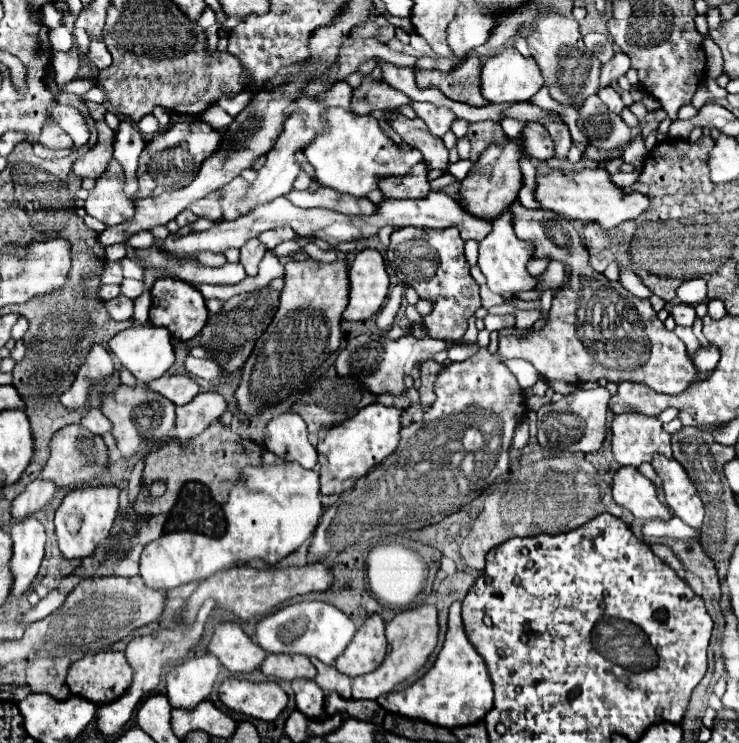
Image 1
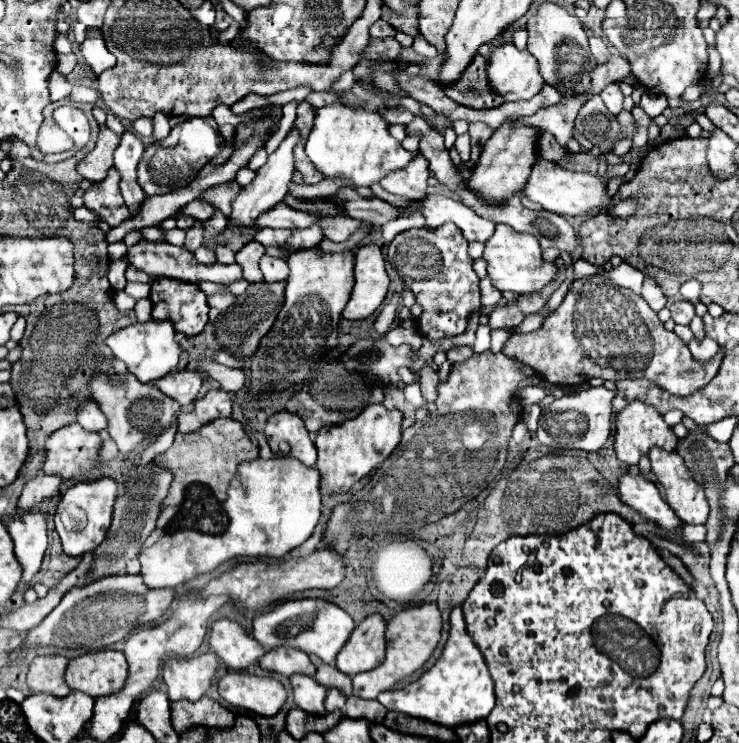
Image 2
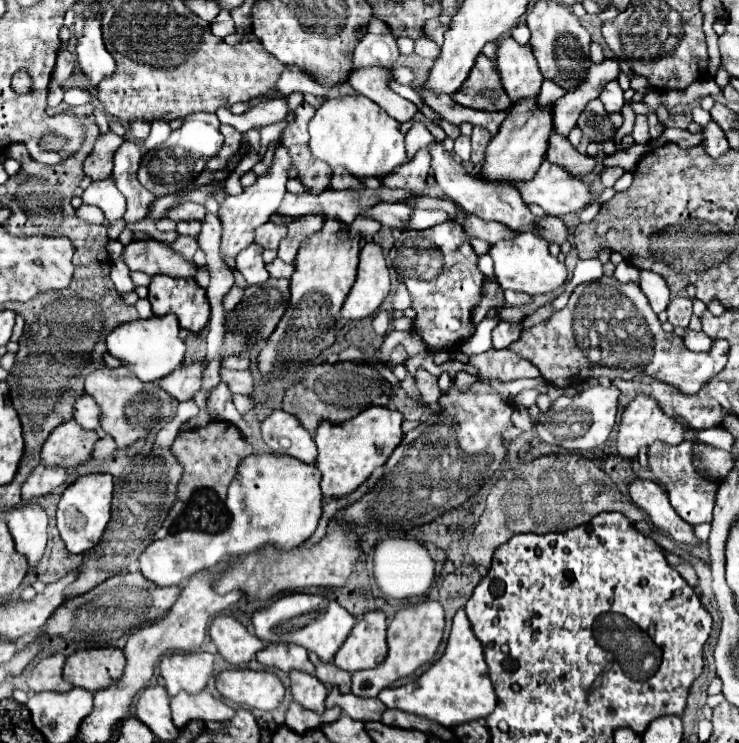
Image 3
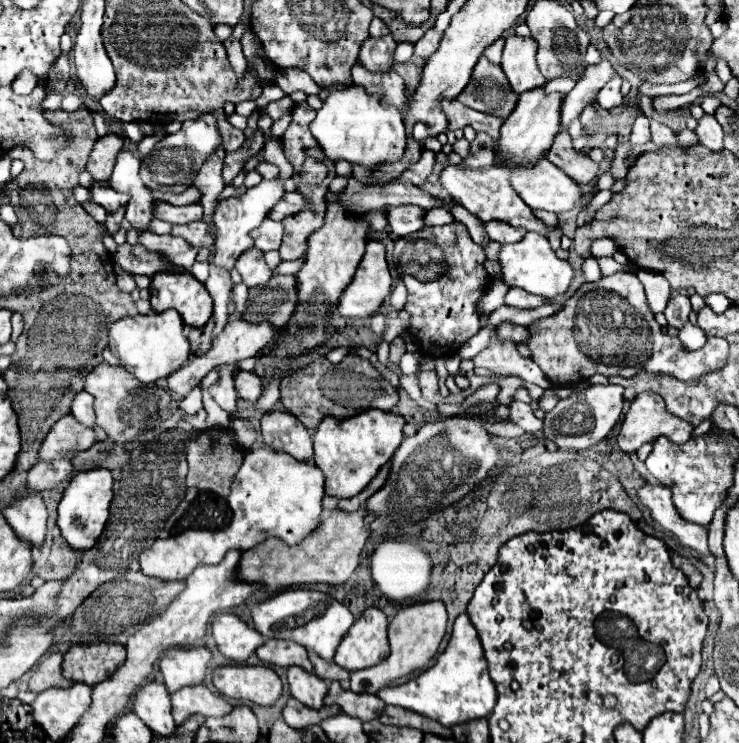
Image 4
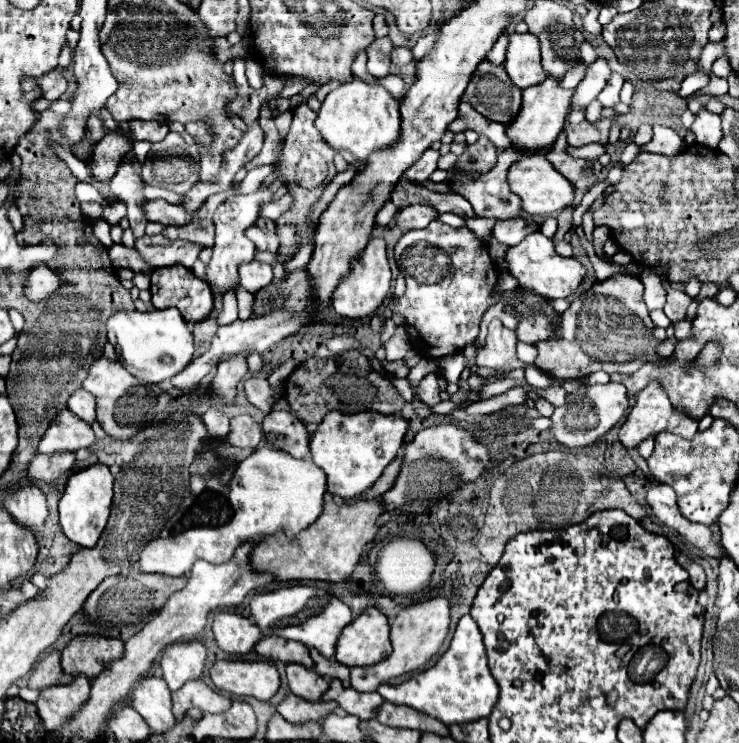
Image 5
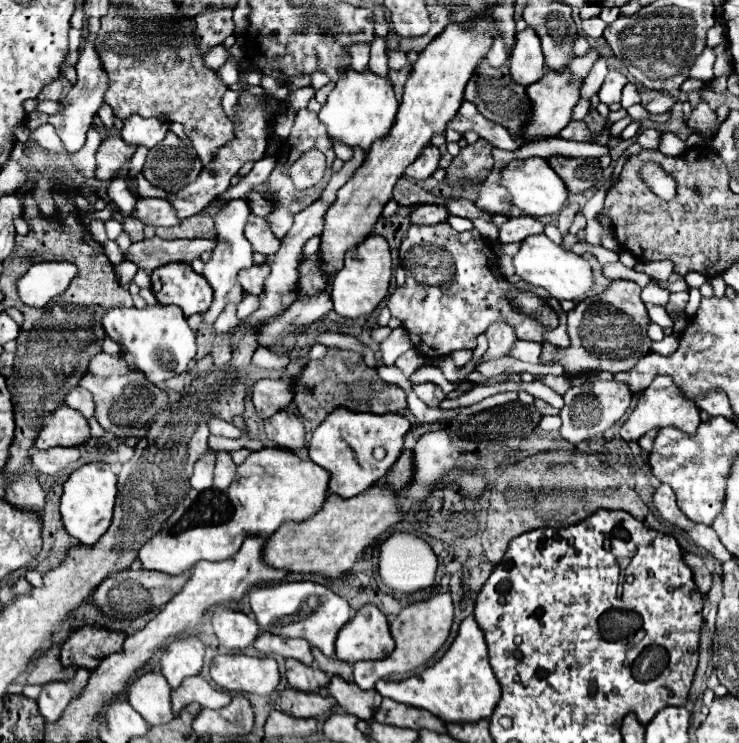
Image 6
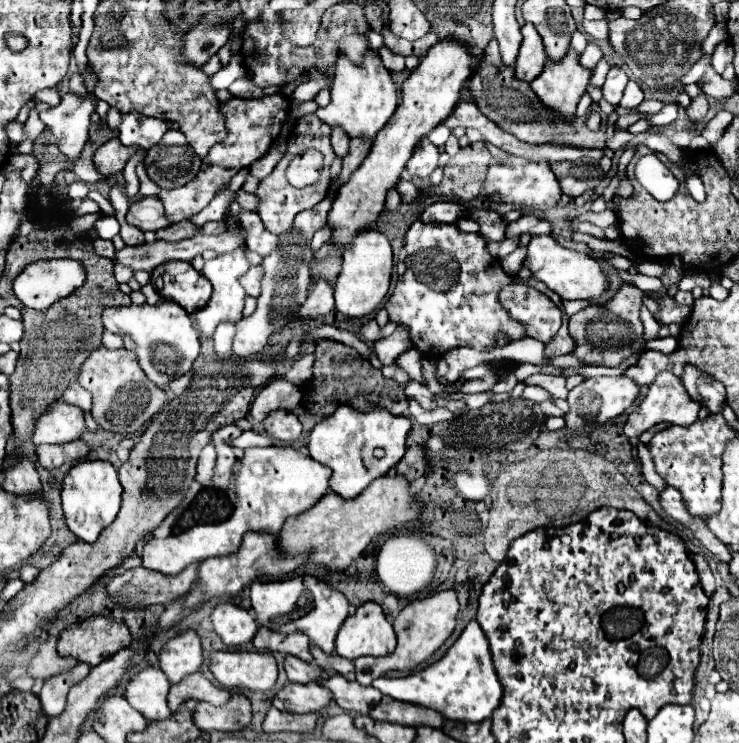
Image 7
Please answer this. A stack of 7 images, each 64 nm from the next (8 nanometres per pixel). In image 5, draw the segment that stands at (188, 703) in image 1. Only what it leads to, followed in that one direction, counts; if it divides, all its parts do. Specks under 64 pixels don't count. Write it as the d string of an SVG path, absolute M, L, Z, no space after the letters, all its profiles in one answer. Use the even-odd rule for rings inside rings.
M192 640L170 644L160 660L168 688L174 692L182 688L188 680L200 678L204 662L206 662L206 648L202 642Z

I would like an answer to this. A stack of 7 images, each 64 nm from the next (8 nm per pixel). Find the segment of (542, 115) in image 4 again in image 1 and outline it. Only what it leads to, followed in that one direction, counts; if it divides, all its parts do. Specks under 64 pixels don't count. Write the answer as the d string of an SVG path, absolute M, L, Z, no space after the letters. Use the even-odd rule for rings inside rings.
M506 140L506 144L490 144L480 154L480 160L474 162L468 176L460 182L458 202L464 206L464 210L484 220L494 220L500 216L518 198L518 190L522 188L520 156L524 156L524 148L520 148L518 140Z

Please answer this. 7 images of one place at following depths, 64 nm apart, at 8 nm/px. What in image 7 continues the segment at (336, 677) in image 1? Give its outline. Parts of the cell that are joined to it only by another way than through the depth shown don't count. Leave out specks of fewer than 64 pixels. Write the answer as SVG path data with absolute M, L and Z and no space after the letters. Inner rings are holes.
M314 644L310 646L310 652L312 652L316 664L318 664L320 668L324 668L326 672L330 672L330 674L340 674L340 676L344 676L346 680L356 680L356 678L354 678L354 662L348 662L348 660L344 660L344 658L338 656L338 654L326 654L326 652L322 652L320 648L316 648Z

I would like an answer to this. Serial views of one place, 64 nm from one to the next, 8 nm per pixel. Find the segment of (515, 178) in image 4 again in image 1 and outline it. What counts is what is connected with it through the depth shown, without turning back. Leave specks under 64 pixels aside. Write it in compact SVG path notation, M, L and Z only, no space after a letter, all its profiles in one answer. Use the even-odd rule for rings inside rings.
M532 160L536 166L536 190L534 198L542 208L552 210L564 218L582 220L582 222L598 222L604 230L614 228L626 220L640 216L648 208L648 198L640 192L624 194L610 182L610 174L602 168L586 168L586 170L554 170L548 168L542 160Z

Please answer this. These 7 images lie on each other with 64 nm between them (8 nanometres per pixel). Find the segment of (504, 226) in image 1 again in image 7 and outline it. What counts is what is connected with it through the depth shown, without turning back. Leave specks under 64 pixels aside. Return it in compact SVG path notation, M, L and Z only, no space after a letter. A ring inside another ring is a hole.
M532 236L524 266L534 272L534 278L542 280L550 290L558 292L562 300L600 300L610 288L610 280L606 278L596 258L584 252L564 248L554 240L554 236Z

